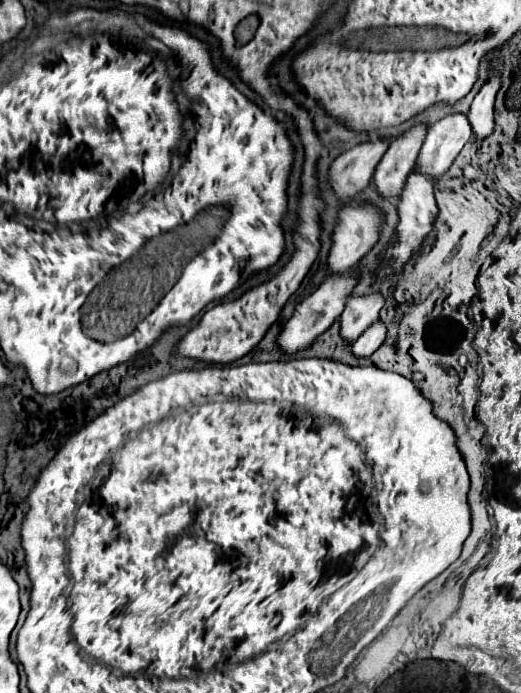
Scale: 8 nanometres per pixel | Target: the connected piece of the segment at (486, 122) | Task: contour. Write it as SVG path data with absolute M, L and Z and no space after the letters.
M492 75L492 79L480 89L480 93L474 97L470 105L468 123L472 127L472 137L476 141L490 137L494 131L494 97L498 87L500 87L500 77Z

